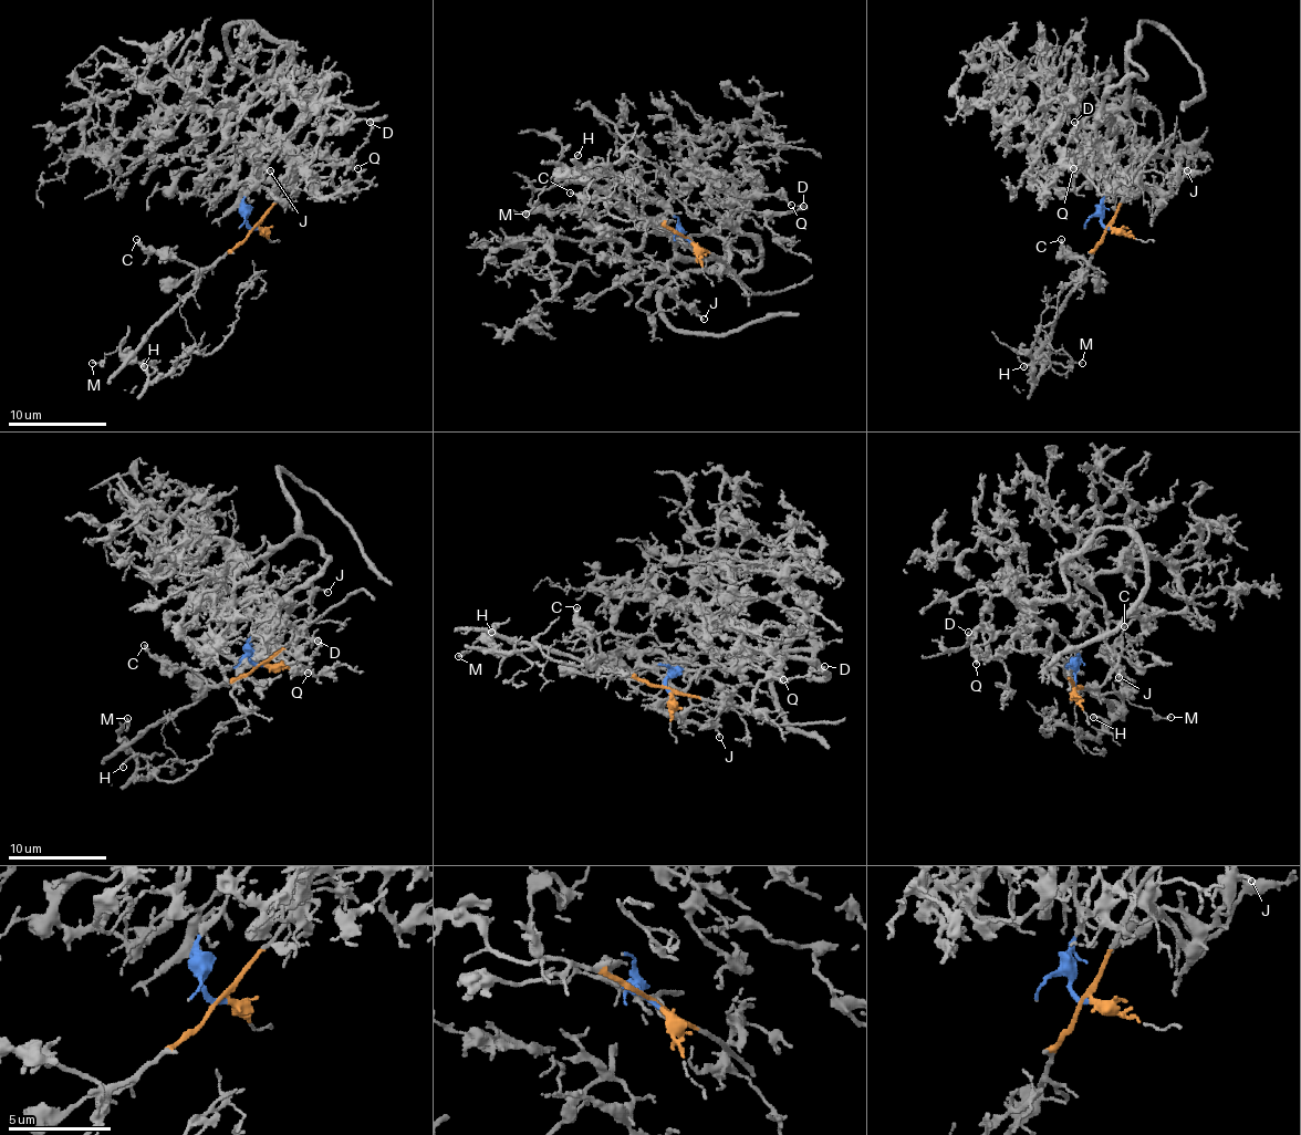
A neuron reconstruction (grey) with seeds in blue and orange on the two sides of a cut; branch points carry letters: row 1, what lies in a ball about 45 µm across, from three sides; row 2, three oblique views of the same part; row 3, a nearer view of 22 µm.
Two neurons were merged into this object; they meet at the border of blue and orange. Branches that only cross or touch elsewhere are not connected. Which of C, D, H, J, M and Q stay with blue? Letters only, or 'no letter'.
D, J, Q

